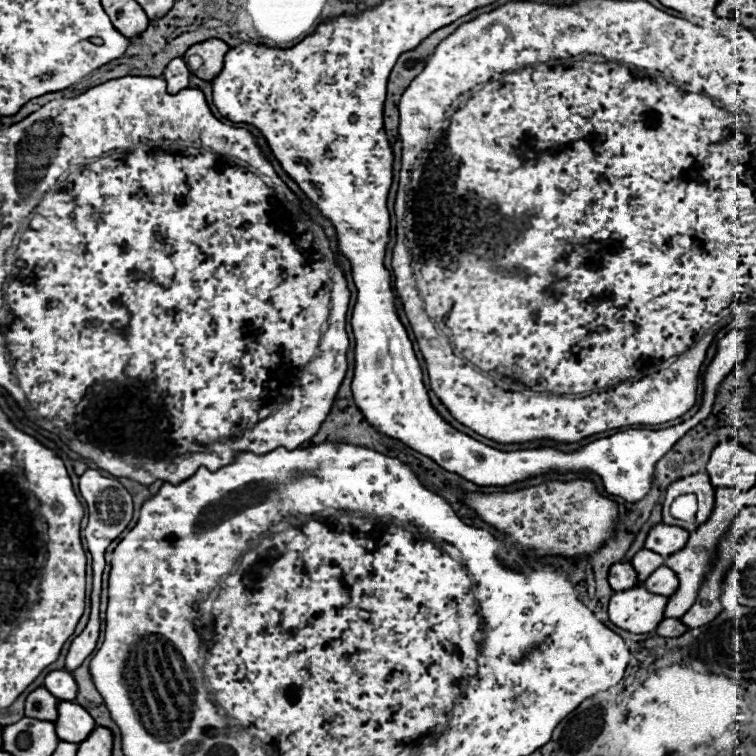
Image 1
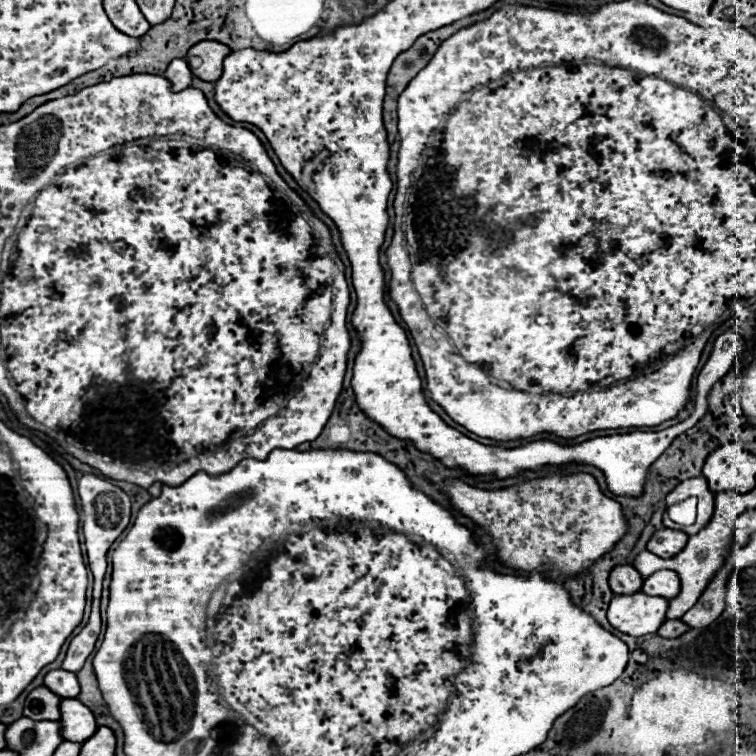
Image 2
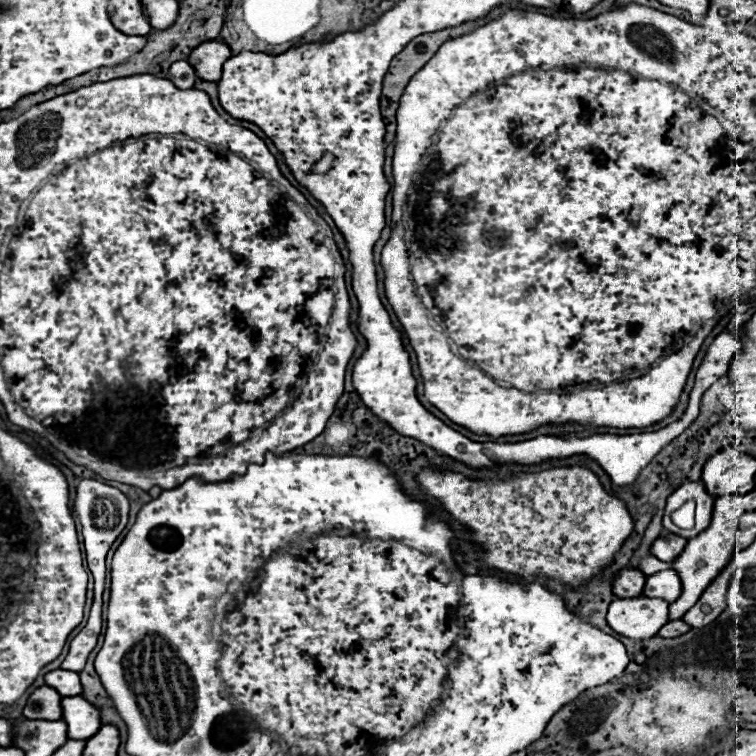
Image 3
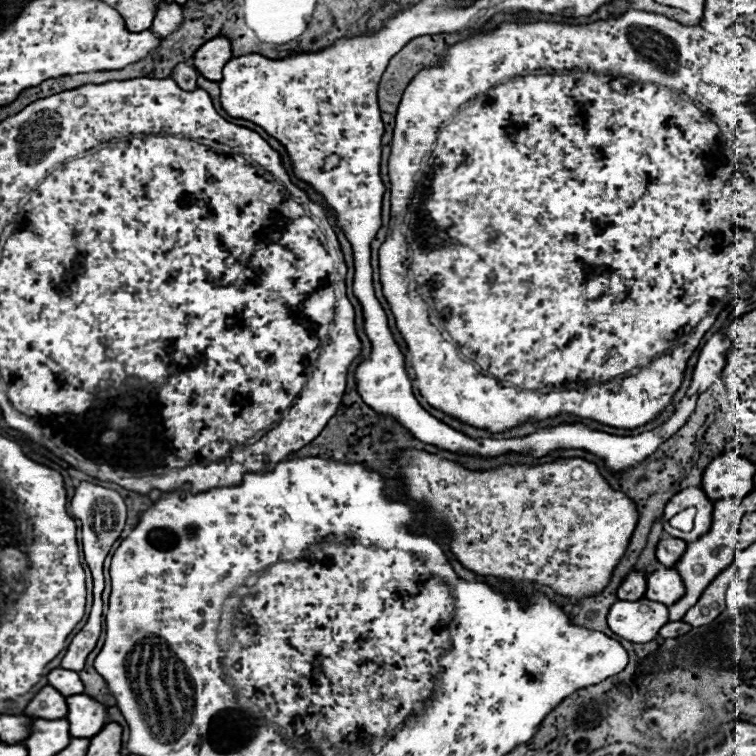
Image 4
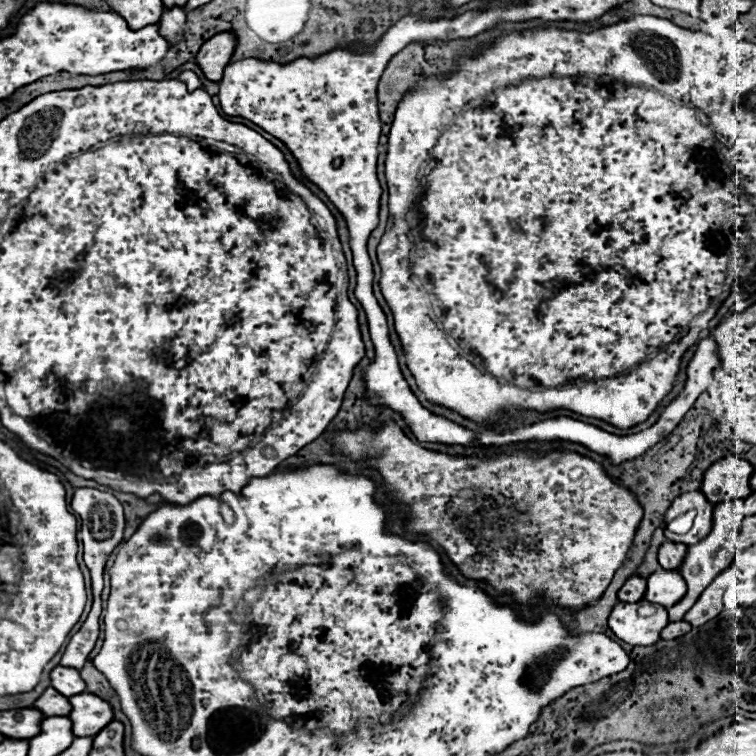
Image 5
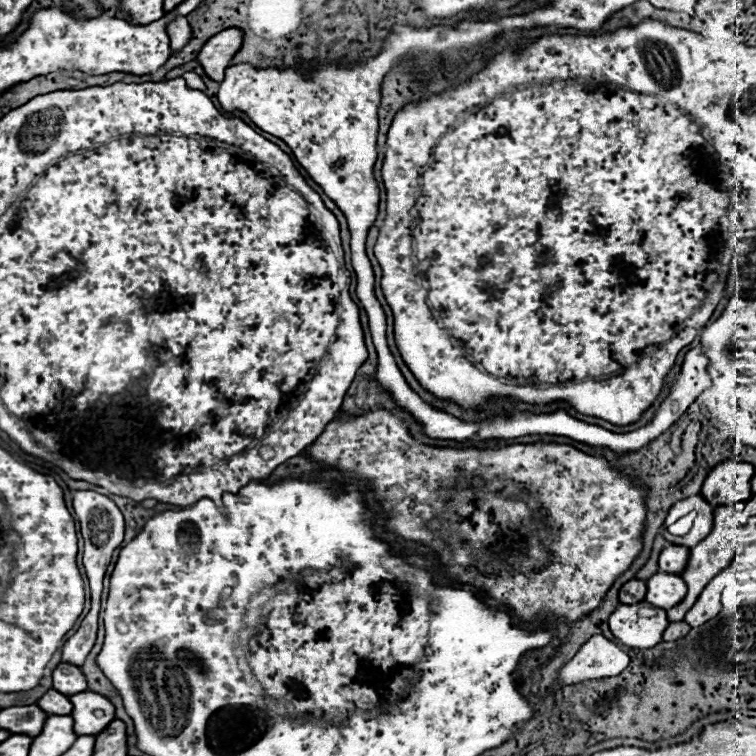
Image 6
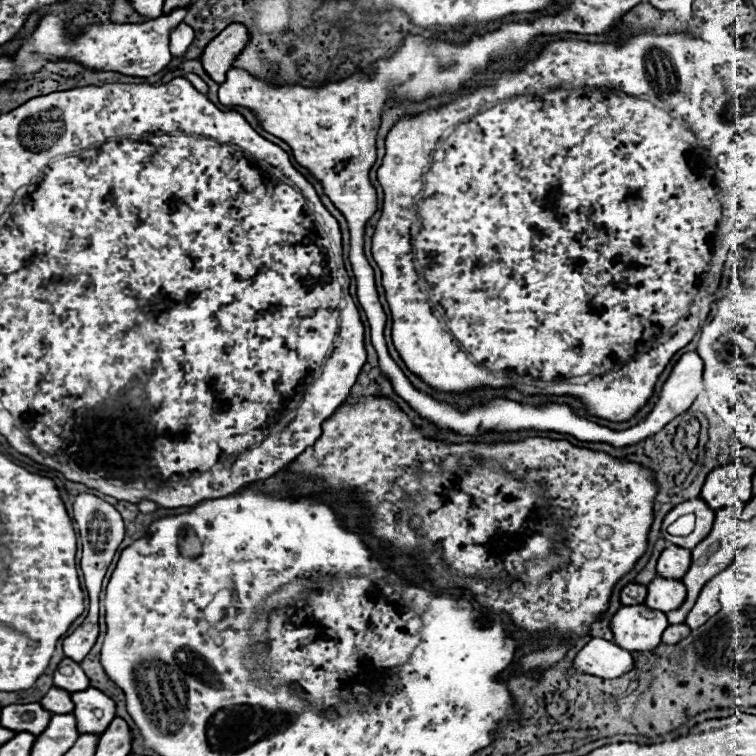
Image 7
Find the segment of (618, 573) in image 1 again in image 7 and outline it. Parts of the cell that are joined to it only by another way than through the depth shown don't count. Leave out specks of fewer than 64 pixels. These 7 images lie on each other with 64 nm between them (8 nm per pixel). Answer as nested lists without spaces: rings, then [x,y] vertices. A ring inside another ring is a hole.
[[[632,582],[632,584],[624,586],[624,590],[622,590],[622,594],[620,594],[620,602],[622,602],[624,606],[644,604],[644,600],[646,600],[646,586],[644,586],[644,584]]]

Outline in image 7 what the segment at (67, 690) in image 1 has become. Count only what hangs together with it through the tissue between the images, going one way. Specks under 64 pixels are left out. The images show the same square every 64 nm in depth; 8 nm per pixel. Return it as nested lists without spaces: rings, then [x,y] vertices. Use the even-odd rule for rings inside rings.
[[[64,658],[58,666],[58,670],[54,672],[54,686],[68,690],[68,692],[78,692],[78,690],[88,688],[88,678],[86,678],[84,670],[80,668],[80,664],[72,662],[70,658]]]

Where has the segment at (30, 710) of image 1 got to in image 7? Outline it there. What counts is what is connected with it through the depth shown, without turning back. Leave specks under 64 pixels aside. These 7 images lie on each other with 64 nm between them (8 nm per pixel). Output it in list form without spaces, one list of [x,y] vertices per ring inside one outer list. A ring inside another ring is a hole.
[[[52,688],[40,702],[42,706],[46,706],[46,710],[50,710],[52,714],[70,714],[74,710],[74,702],[70,700],[70,692],[60,690],[60,688]]]

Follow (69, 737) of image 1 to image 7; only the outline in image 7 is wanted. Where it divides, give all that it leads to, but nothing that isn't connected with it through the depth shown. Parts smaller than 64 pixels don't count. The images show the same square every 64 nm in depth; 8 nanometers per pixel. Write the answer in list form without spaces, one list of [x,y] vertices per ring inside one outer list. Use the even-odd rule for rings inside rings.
[[[86,688],[72,694],[72,702],[76,704],[74,716],[78,720],[78,732],[82,734],[102,734],[108,724],[114,720],[116,704],[110,696],[100,690]]]

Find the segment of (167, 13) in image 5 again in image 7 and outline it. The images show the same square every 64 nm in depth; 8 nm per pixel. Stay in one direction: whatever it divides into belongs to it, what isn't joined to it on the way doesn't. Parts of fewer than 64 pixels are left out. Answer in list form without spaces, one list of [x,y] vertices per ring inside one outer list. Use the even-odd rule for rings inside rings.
[[[184,22],[178,24],[178,26],[172,30],[172,34],[170,34],[170,54],[172,54],[174,58],[184,56],[184,52],[186,52],[188,46],[192,44],[192,40],[194,40],[192,28],[186,26]]]

